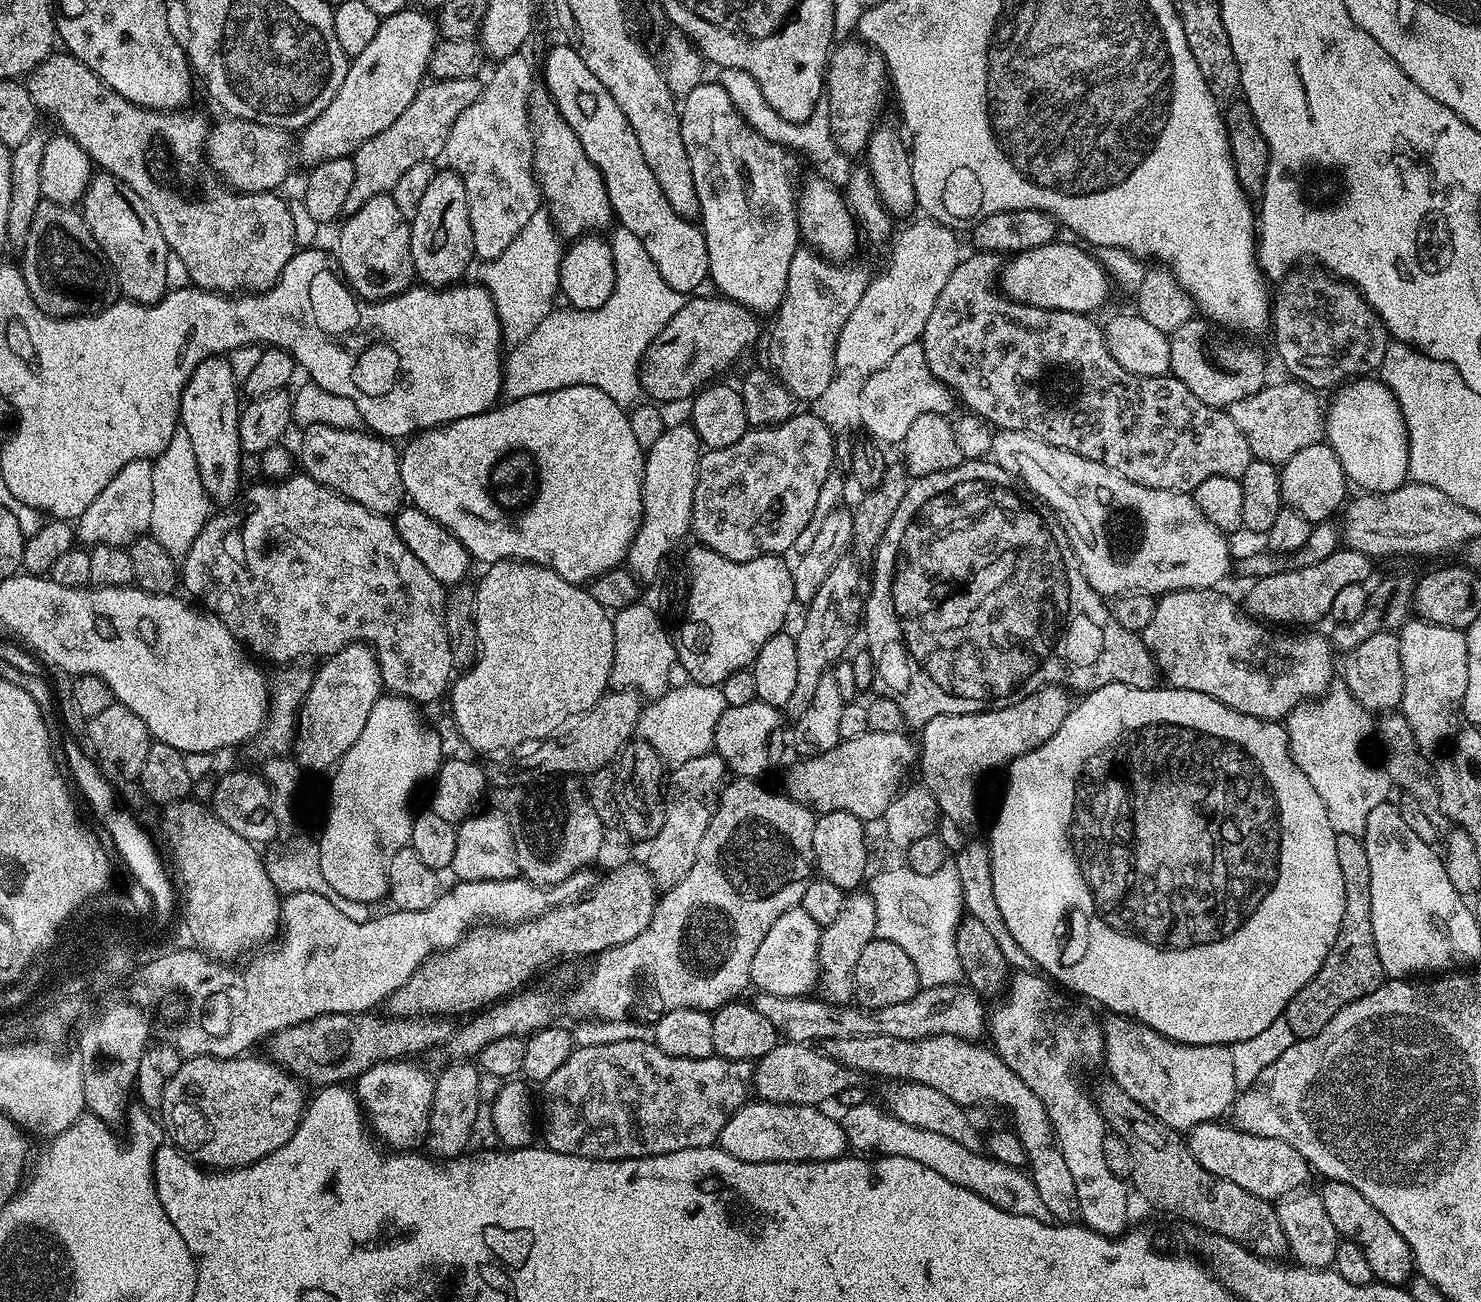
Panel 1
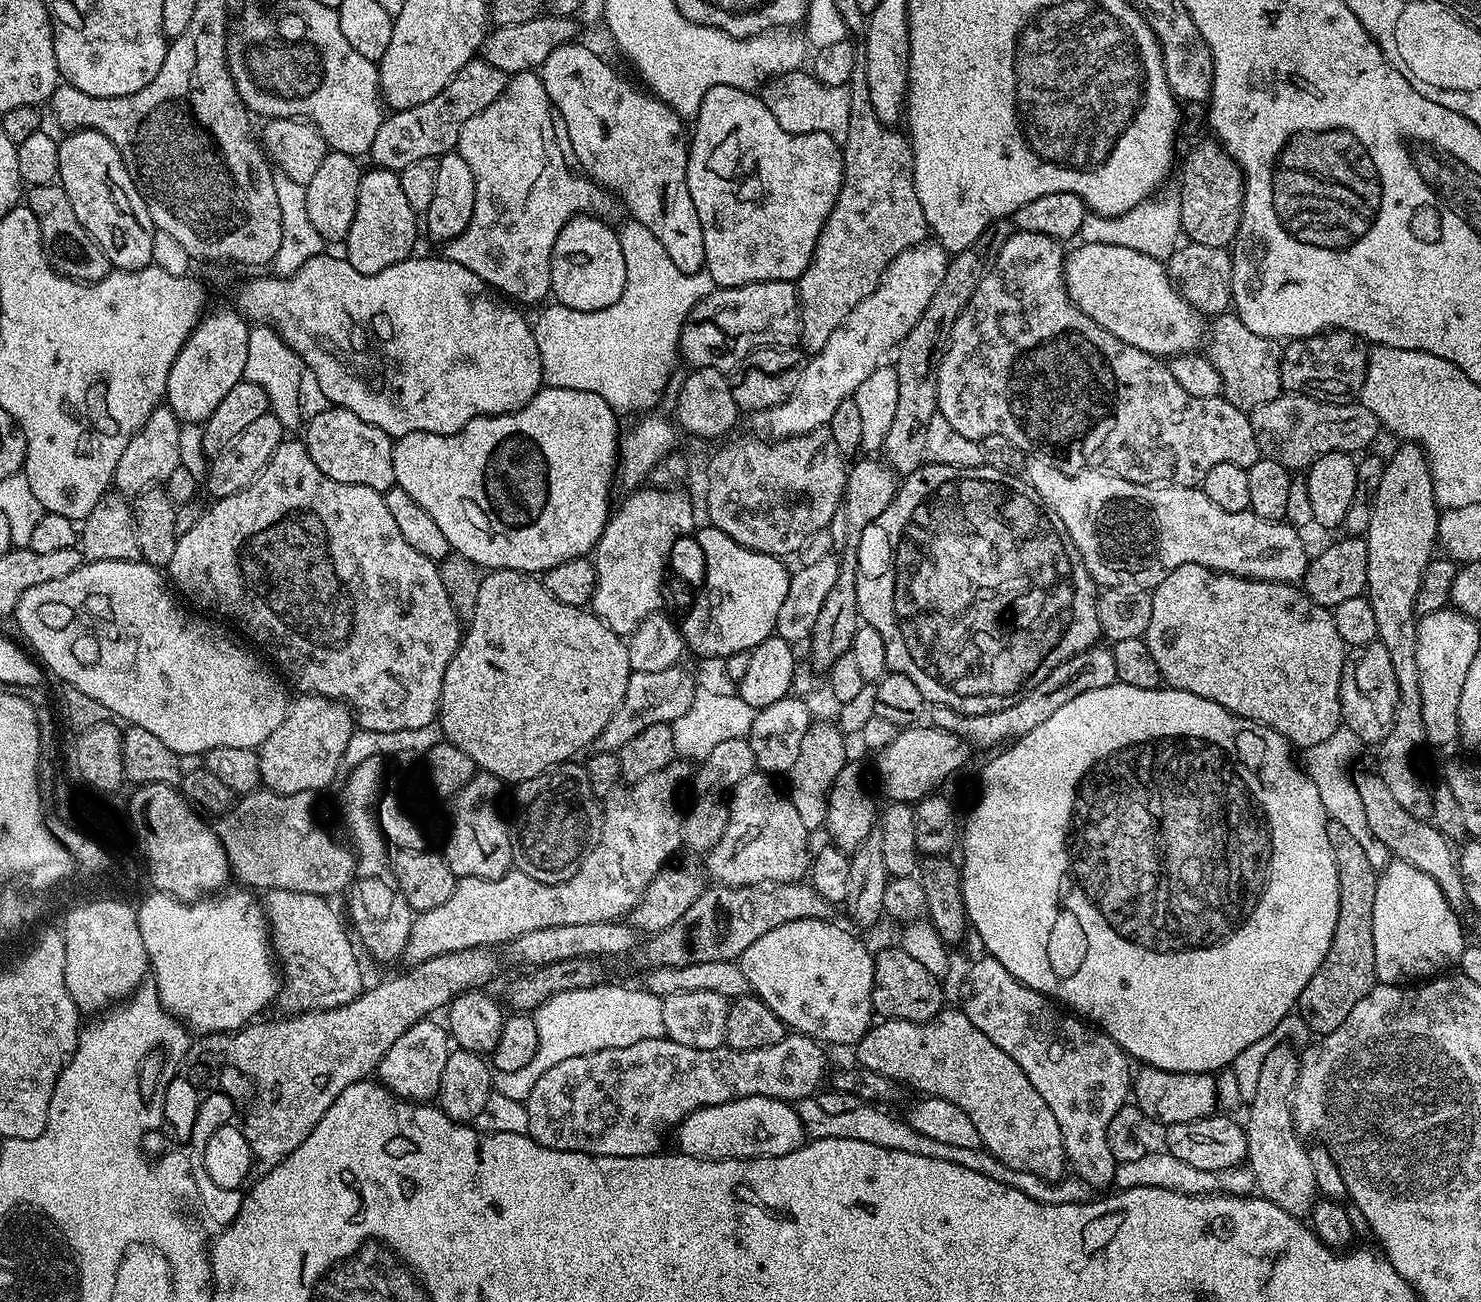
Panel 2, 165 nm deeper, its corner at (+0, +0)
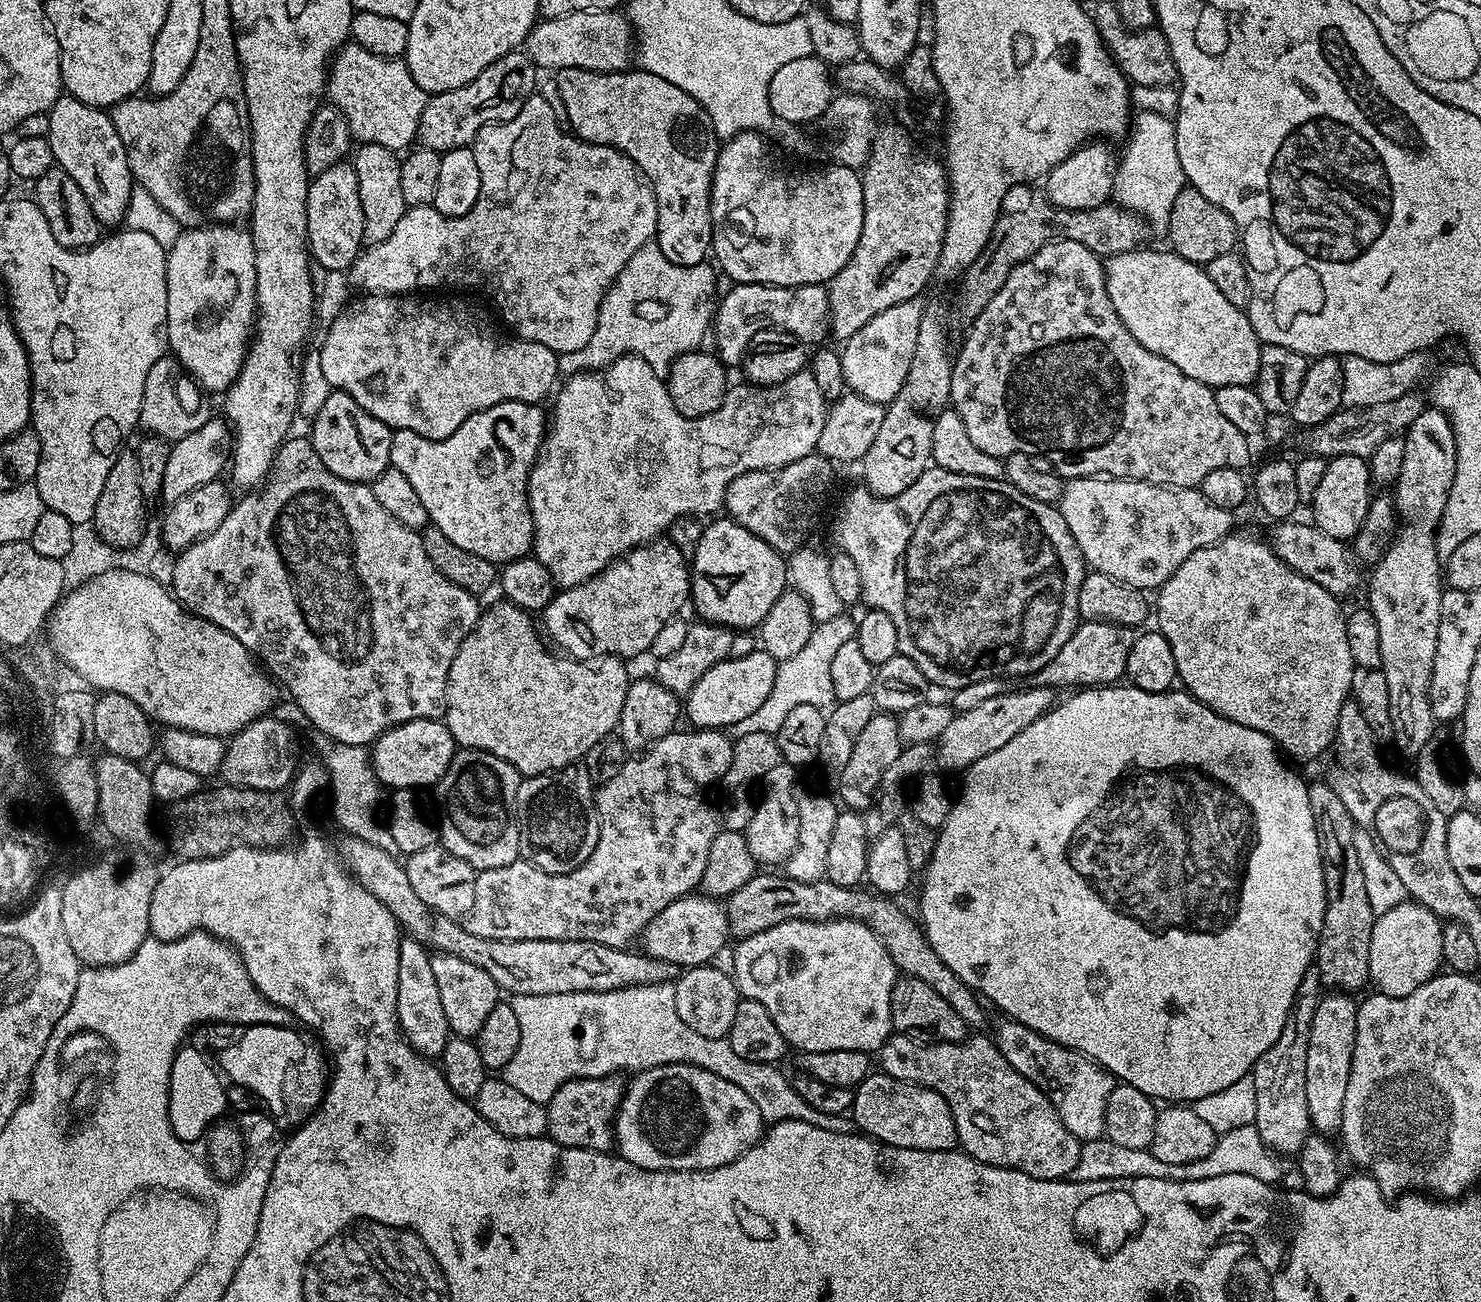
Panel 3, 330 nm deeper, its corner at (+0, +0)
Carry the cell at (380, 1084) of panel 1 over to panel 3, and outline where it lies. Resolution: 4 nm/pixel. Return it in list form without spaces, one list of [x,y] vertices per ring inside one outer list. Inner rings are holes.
[[[405,935],[398,954],[398,1006],[400,1031],[412,1049],[422,1056],[439,1058],[448,1045],[450,1033],[446,1014],[442,1010],[442,998],[438,995],[438,981],[434,978],[434,966],[429,949],[415,938]]]

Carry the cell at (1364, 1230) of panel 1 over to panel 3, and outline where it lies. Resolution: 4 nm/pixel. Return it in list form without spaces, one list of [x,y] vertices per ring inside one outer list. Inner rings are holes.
[[[1332,990],[1321,995],[1314,1010],[1314,1018],[1310,1018],[1310,1042],[1306,1046],[1306,1106],[1308,1123],[1321,1136],[1331,1137],[1339,1133],[1342,1126],[1342,1101],[1346,1099],[1346,1085],[1350,1082],[1350,1062],[1354,1058],[1357,1007],[1357,1001],[1349,993]]]

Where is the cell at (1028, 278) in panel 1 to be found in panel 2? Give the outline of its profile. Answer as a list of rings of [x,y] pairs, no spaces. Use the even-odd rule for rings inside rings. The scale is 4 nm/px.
[[[1077,243],[1076,249],[1067,253],[1064,261],[1064,286],[1068,297],[1102,330],[1110,330],[1114,338],[1122,338],[1130,346],[1149,352],[1157,358],[1183,356],[1185,352],[1196,352],[1206,340],[1206,320],[1193,304],[1184,301],[1184,295],[1176,289],[1167,267],[1161,261],[1126,246],[1102,246],[1101,244]]]

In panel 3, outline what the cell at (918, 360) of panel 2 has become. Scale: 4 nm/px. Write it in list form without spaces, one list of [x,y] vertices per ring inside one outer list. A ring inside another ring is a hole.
[[[1016,184],[1004,195],[1004,203],[1000,215],[996,217],[996,225],[990,234],[987,246],[978,254],[978,258],[959,277],[960,297],[956,300],[956,316],[965,322],[975,320],[978,314],[994,298],[998,290],[1002,290],[1002,282],[1010,278],[1010,270],[1026,258],[1033,256],[1042,246],[1052,240],[1069,240],[1082,242],[1091,252],[1101,258],[1117,256],[1123,252],[1133,252],[1141,247],[1144,236],[1145,221],[1130,210],[1121,208],[1115,202],[1102,206],[1094,206],[1090,210],[1062,210],[1048,201],[1043,191],[1034,189],[1028,184]]]

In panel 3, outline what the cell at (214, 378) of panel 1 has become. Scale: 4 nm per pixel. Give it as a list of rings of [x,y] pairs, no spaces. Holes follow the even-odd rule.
[[[235,223],[206,224],[202,228],[181,231],[178,242],[166,255],[166,330],[171,355],[179,360],[189,376],[205,393],[227,393],[238,378],[254,335],[256,319],[256,267],[254,242],[247,227]]]

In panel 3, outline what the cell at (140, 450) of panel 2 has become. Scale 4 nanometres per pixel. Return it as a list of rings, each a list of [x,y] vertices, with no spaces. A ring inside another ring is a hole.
[[[165,354],[150,366],[150,374],[146,374],[146,390],[142,390],[142,410],[139,427],[145,433],[161,436],[169,442],[186,438],[186,434],[194,434],[198,426],[202,426],[210,418],[204,413],[205,393],[199,384],[189,376],[188,371],[180,365],[179,360],[171,354]]]

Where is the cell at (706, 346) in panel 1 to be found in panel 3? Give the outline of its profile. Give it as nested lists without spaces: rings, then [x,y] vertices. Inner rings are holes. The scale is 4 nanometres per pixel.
[[[733,283],[728,293],[723,293],[719,299],[714,317],[714,336],[716,332],[715,355],[725,366],[739,365],[748,351],[748,343],[754,334],[765,330],[783,330],[794,334],[806,346],[820,346],[825,343],[824,335],[829,335],[832,323],[830,322],[830,298],[828,289],[822,284],[800,284],[797,288],[783,288],[773,284],[738,284]]]

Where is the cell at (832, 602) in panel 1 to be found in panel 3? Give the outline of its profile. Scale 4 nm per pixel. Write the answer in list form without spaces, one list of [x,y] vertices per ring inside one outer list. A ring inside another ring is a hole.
[[[932,306],[925,307],[924,317],[918,330],[918,339],[915,342],[914,359],[911,362],[910,372],[907,374],[906,382],[903,383],[902,390],[885,407],[884,418],[881,429],[878,430],[877,437],[874,438],[870,450],[866,450],[862,467],[864,467],[863,487],[871,490],[874,496],[897,496],[902,494],[918,478],[927,472],[932,464],[932,447],[934,446],[934,422],[938,414],[942,414],[944,409],[949,407],[952,395],[950,394],[950,378],[952,377],[952,362],[954,356],[948,353],[948,344],[944,341],[944,328],[940,325],[940,316],[932,309]]]

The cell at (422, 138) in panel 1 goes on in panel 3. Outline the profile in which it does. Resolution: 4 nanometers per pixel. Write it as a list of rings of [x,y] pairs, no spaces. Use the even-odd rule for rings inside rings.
[[[527,51],[502,54],[502,58],[498,58],[498,62],[490,62],[490,66],[486,66],[486,70],[482,70],[474,82],[466,82],[466,86],[458,86],[458,90],[429,95],[428,105],[422,110],[416,131],[419,147],[441,154],[455,148],[469,147],[482,126],[514,118],[514,114],[522,110],[524,103],[534,95],[537,88],[538,69]]]

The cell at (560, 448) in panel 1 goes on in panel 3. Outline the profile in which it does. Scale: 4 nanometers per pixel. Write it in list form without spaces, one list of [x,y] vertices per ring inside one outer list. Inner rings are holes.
[[[501,402],[466,418],[454,434],[445,440],[431,440],[414,434],[414,430],[395,429],[390,442],[391,467],[402,470],[415,492],[426,505],[429,521],[450,542],[486,558],[492,564],[503,566],[520,557],[527,557],[534,548],[532,509],[528,507],[528,474],[546,435],[546,412],[540,404]]]

